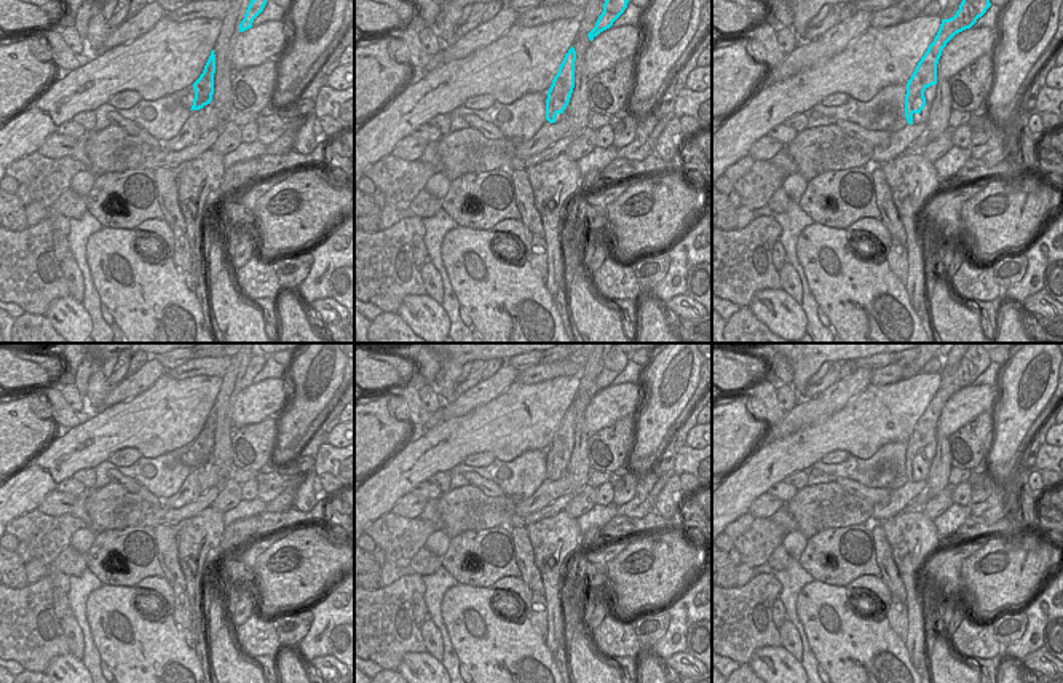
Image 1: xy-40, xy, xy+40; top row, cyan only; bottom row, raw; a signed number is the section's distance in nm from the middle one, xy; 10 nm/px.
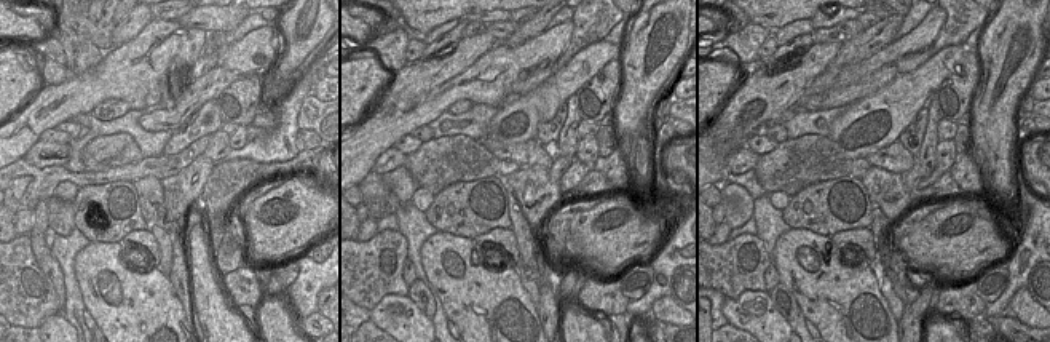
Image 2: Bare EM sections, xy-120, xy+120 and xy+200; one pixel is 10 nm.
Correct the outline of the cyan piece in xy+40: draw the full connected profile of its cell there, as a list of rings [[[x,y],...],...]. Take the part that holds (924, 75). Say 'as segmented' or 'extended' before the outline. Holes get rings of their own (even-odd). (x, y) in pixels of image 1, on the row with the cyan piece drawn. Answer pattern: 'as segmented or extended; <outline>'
as segmented; [[[962,0],[953,18],[942,19],[934,41],[929,45],[907,83],[905,118],[908,124],[913,124],[913,115],[921,113],[926,105],[924,91],[937,85],[937,64],[946,43],[956,34],[970,29],[990,6],[990,0]]]

